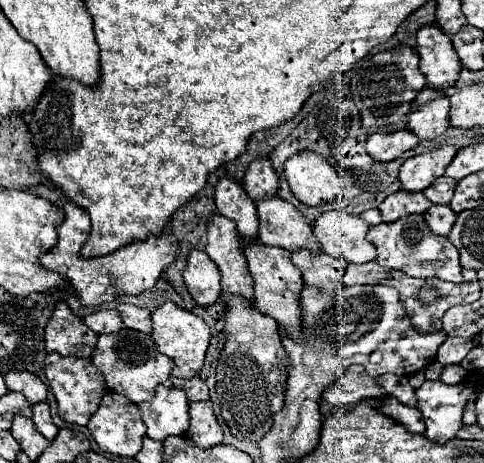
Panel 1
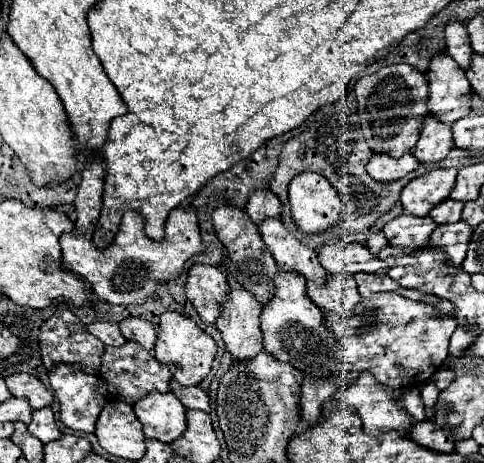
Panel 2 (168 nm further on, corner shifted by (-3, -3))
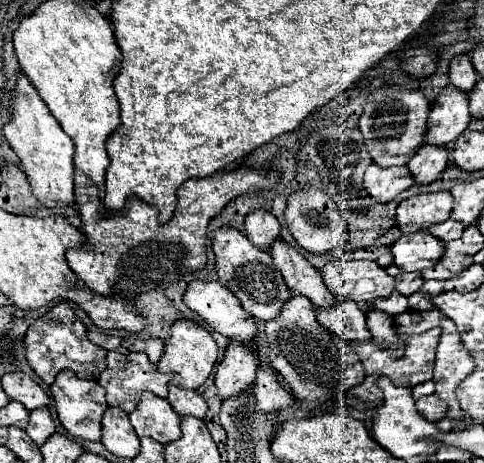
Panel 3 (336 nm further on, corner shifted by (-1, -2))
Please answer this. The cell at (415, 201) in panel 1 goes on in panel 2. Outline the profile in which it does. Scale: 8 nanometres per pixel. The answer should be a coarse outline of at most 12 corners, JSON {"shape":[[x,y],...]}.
{"shape":[[401,214],[387,222],[393,246],[421,248],[437,224]]}

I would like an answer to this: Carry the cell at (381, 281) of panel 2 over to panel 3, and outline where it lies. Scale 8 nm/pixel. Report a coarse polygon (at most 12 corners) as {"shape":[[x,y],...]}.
{"shape":[[393,291],[389,299],[377,299],[373,307],[399,315],[409,309],[407,297]]}

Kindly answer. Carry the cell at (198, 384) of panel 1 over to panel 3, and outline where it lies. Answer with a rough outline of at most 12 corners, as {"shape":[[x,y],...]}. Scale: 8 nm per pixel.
{"shape":[[169,385],[167,401],[181,415],[203,419],[205,399],[193,389]]}

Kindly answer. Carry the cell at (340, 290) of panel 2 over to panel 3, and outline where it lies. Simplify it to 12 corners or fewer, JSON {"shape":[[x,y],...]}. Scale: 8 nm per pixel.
{"shape":[[353,301],[317,309],[317,321],[343,341],[371,339]]}

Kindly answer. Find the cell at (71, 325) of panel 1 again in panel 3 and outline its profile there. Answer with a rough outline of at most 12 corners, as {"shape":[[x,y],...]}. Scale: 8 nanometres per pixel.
{"shape":[[65,301],[25,335],[25,359],[47,385],[63,369],[97,379],[107,351]]}

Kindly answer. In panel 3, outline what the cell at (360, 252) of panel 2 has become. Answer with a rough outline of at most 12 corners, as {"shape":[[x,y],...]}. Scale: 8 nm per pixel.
{"shape":[[335,259],[323,281],[337,301],[363,313],[395,291],[371,261]]}

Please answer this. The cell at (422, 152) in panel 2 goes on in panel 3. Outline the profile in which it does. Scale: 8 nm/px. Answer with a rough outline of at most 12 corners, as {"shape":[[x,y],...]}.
{"shape":[[421,145],[407,163],[417,185],[447,169],[445,147]]}

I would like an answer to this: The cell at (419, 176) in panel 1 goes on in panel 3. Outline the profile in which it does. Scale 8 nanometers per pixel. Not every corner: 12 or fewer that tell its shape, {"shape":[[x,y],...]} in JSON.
{"shape":[[423,193],[397,207],[403,235],[449,219],[453,195]]}

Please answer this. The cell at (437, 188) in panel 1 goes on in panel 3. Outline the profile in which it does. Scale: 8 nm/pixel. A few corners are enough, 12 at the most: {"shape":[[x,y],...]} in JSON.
{"shape":[[447,219],[429,227],[429,233],[441,241],[461,237],[463,225]]}

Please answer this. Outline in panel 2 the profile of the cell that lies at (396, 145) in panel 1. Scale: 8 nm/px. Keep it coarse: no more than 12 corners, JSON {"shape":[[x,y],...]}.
{"shape":[[411,152],[395,160],[373,154],[367,172],[379,182],[393,182],[419,168]]}

